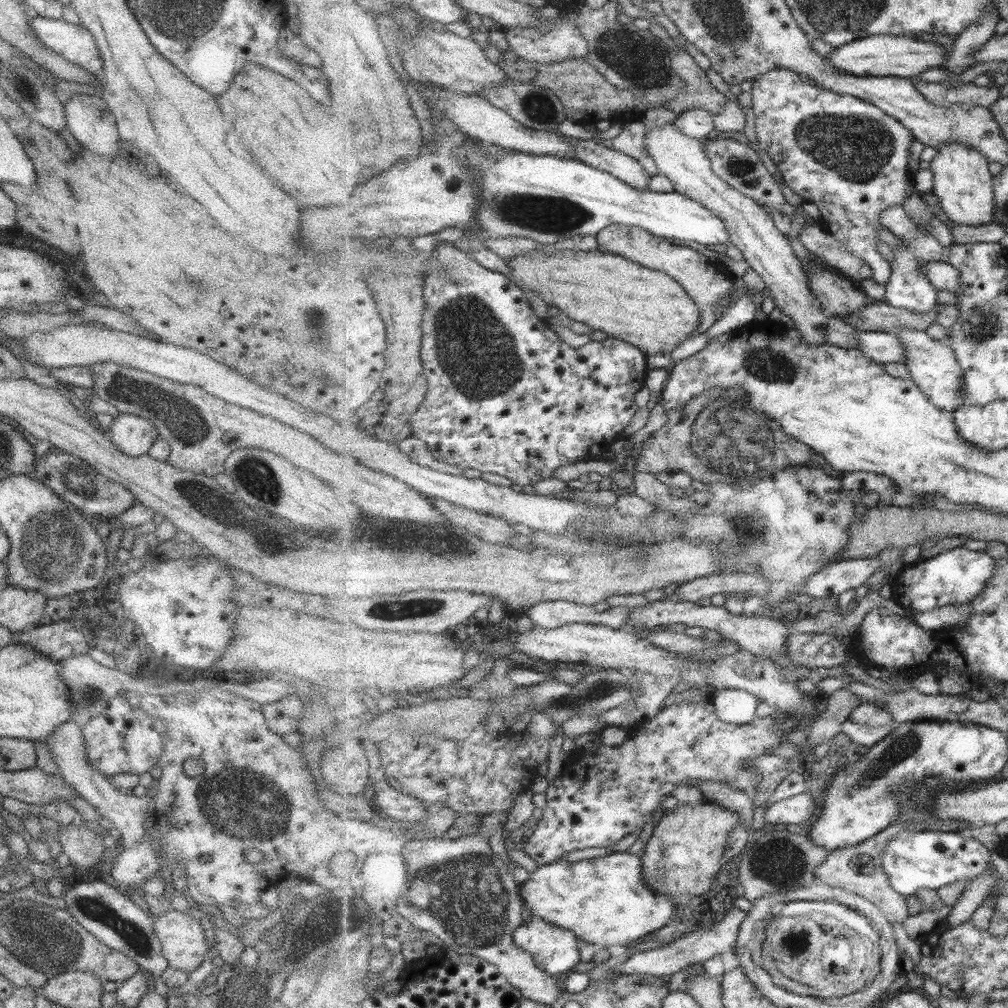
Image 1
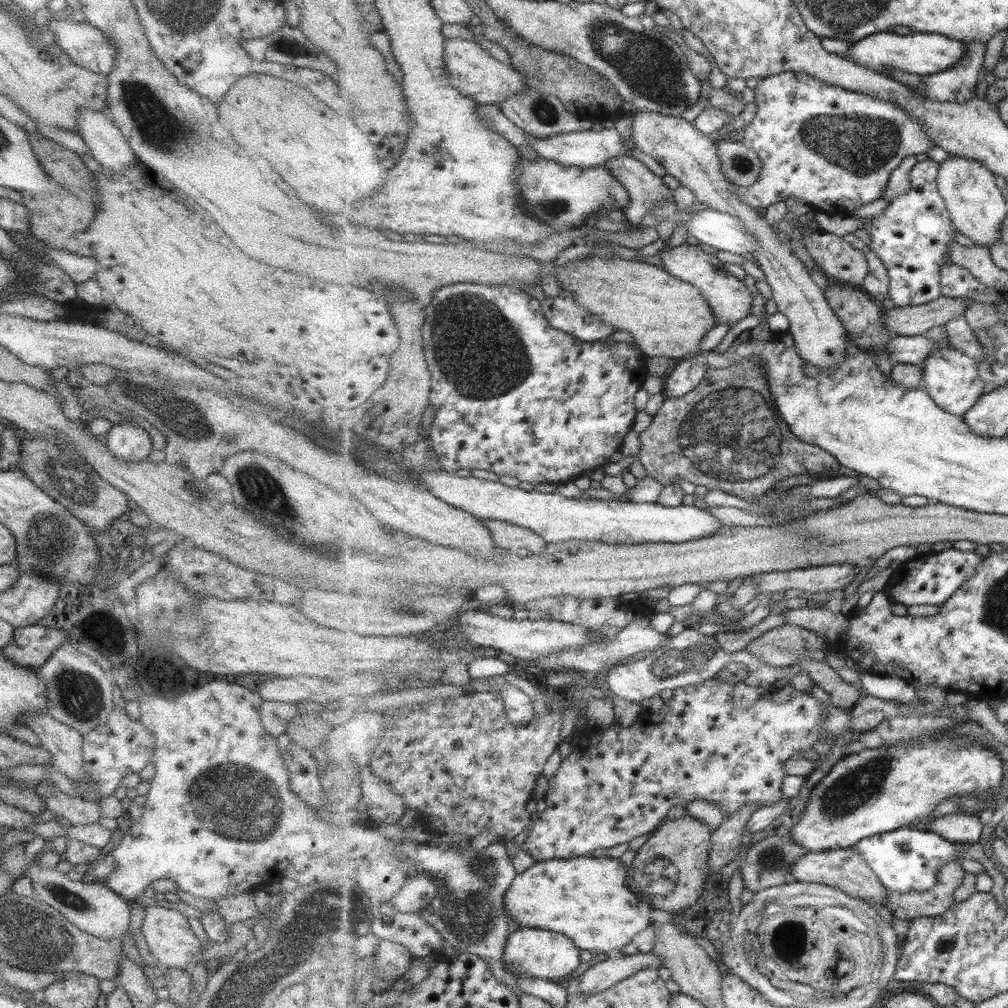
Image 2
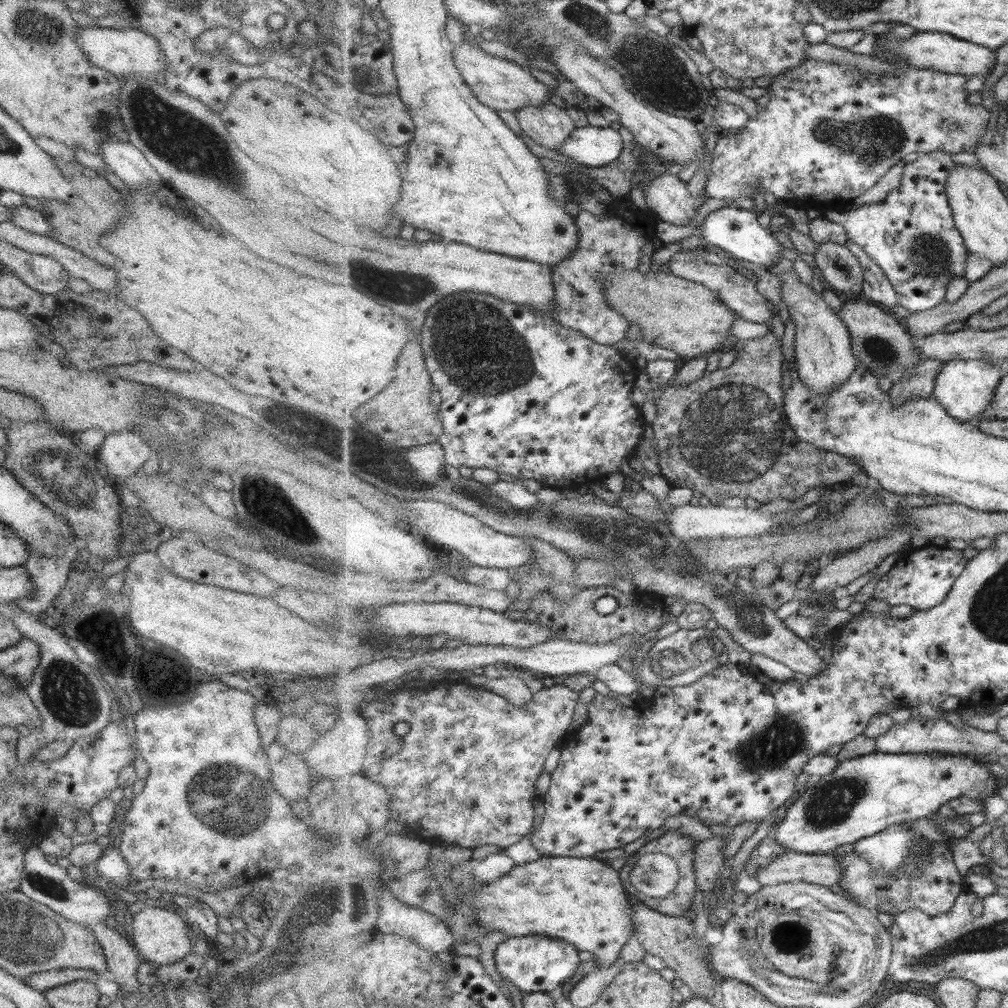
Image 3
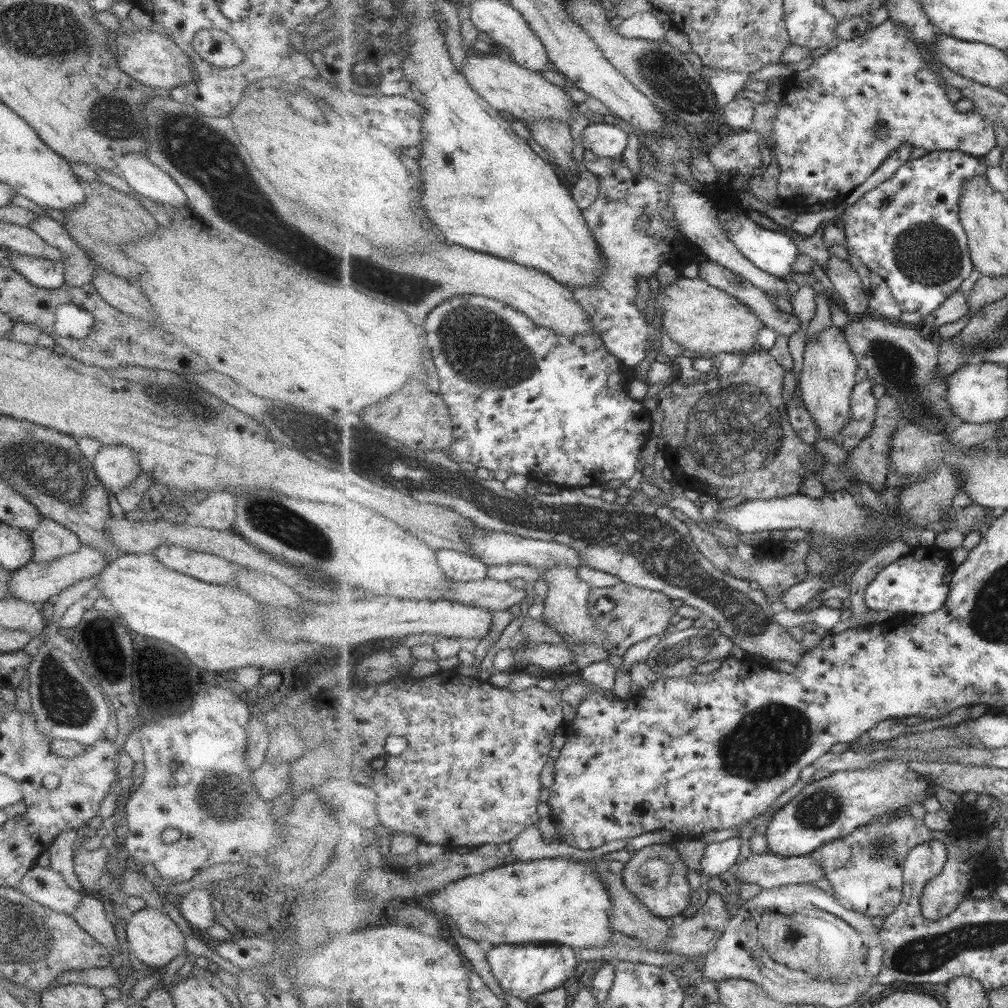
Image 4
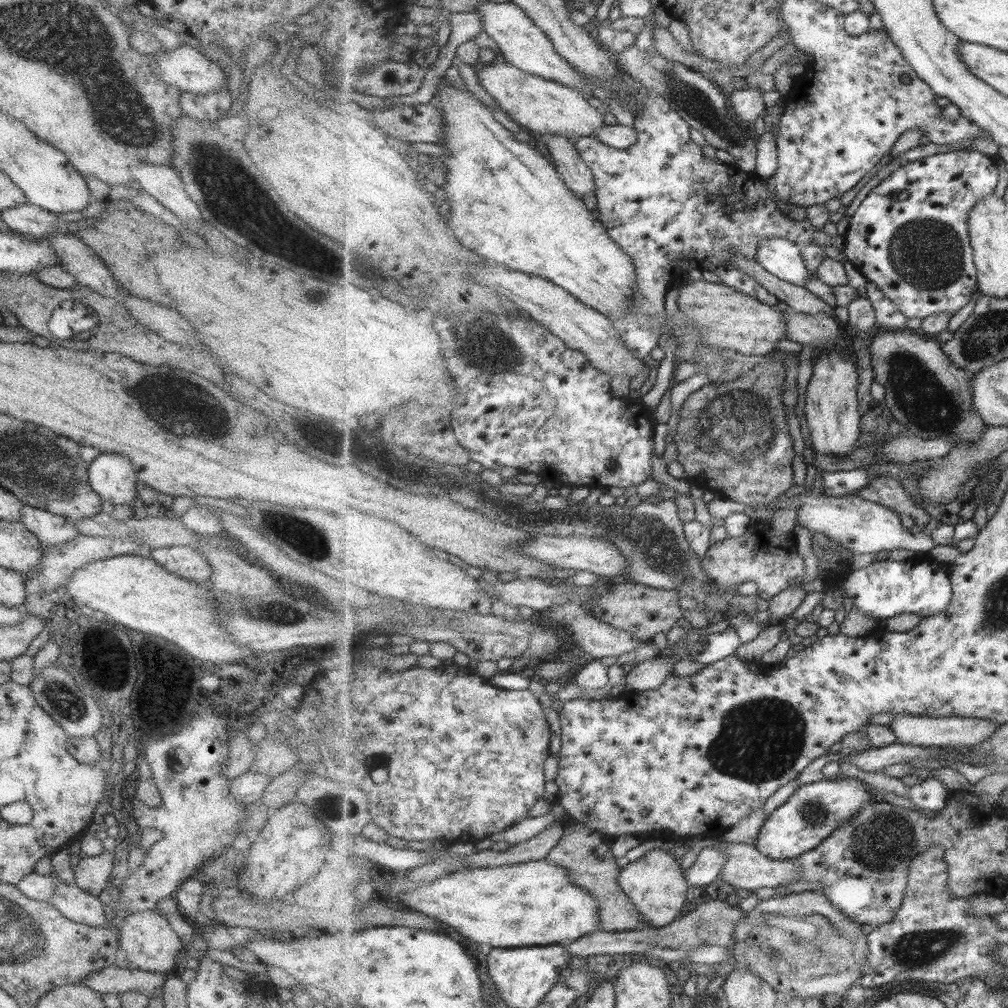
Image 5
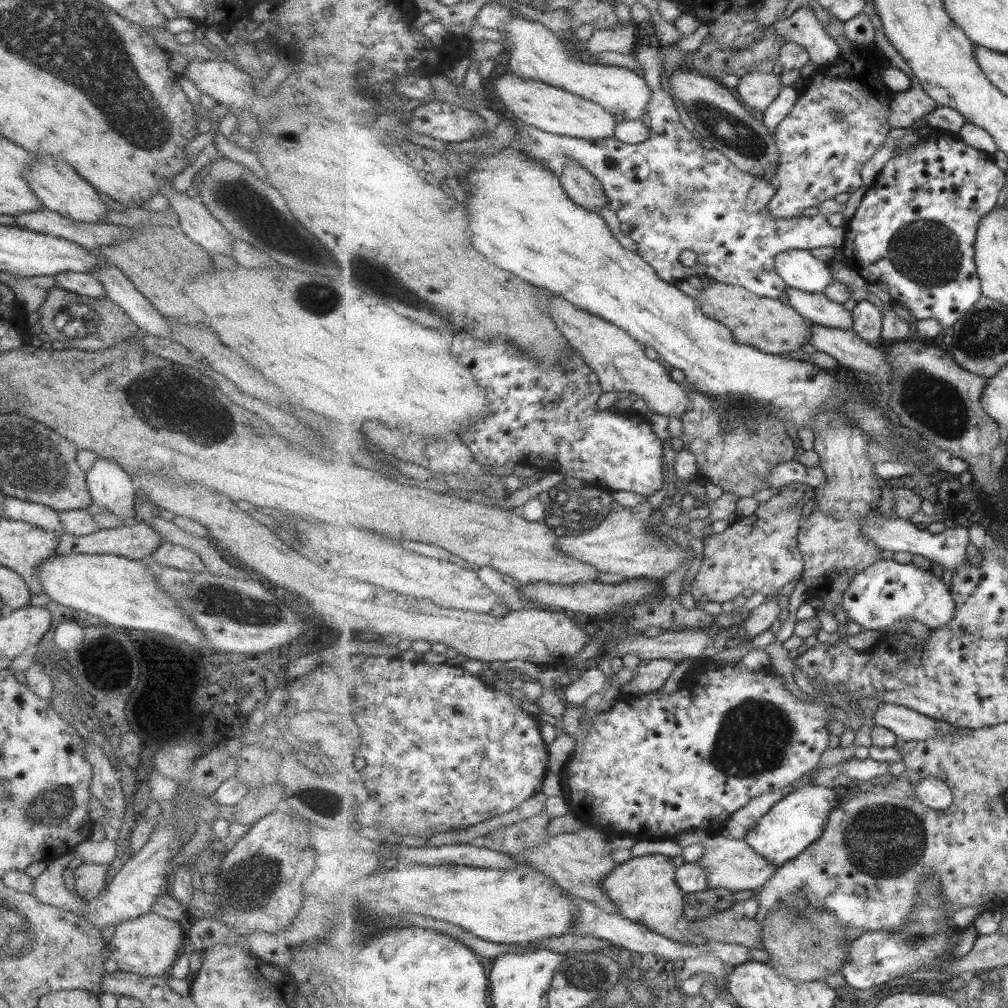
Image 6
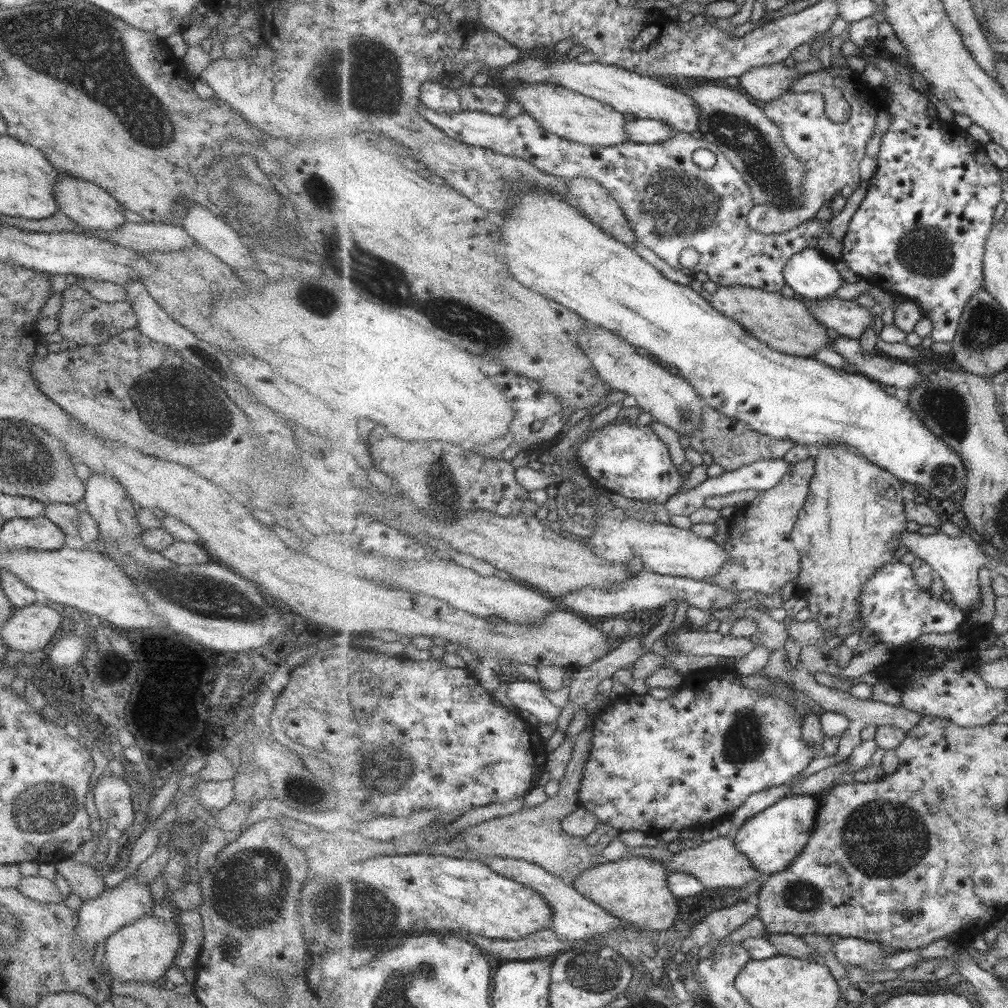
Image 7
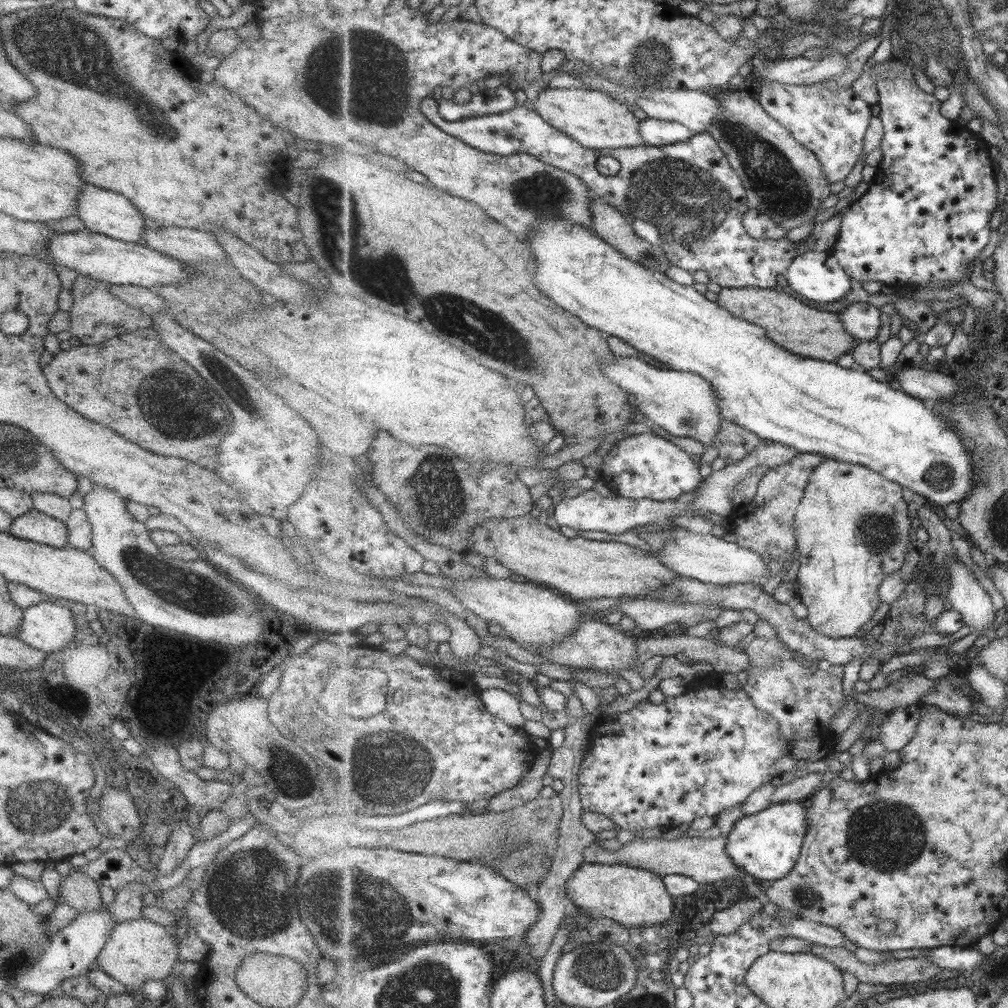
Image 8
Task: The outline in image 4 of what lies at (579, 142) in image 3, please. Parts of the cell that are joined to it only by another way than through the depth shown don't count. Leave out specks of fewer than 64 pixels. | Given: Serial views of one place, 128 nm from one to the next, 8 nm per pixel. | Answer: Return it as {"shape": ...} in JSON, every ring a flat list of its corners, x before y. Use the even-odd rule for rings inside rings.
{"shape":[[612,121,589,124,581,134,584,150,590,150,603,158,621,156,629,144,627,134]]}

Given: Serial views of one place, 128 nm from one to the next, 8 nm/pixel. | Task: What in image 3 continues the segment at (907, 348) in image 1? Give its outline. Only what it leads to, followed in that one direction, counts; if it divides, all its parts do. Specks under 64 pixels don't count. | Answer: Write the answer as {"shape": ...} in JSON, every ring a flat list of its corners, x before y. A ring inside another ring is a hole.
{"shape":[[984,358,951,360,941,367,939,374,936,374,937,382,935,382,932,398,938,401,956,420,977,423,991,406,1004,375,1000,368]]}

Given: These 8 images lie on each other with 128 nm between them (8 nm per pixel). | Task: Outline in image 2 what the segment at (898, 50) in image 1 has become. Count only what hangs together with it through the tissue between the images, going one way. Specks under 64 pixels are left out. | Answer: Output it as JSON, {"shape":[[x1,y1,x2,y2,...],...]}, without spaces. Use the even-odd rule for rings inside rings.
{"shape":[[889,31,872,34,860,42,853,43,848,54,851,61,875,72,907,72,923,77,949,70,956,62,963,60,965,52,967,51,962,41,947,38,943,34,913,32,901,35]]}

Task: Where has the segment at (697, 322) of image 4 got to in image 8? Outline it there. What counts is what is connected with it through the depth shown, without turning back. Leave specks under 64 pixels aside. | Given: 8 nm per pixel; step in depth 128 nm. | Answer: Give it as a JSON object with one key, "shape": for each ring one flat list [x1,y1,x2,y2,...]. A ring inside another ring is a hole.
{"shape":[[757,287,721,288,716,302,737,317,764,327,768,337,785,350,807,358,836,362,839,356,852,354,860,344,857,338,845,330,840,313,810,308,783,291]]}

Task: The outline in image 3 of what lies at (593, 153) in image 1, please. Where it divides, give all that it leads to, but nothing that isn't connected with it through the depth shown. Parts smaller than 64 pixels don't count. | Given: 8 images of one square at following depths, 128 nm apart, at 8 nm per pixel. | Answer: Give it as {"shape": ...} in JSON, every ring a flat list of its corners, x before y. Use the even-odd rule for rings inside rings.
{"shape":[[654,173,649,182,643,181,642,189,650,213,657,214,661,221,685,226,697,216,698,197,687,192,686,183,676,174]]}

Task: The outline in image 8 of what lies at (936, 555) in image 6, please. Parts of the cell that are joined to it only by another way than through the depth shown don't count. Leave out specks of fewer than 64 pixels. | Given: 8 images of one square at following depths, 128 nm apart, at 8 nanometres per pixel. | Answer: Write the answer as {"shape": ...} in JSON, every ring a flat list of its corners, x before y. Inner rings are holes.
{"shape":[[953,559,948,564,948,571,951,581,948,597,953,609,961,612,965,624,973,631,993,640,996,610,991,596,985,592,975,572,965,566,965,562]]}

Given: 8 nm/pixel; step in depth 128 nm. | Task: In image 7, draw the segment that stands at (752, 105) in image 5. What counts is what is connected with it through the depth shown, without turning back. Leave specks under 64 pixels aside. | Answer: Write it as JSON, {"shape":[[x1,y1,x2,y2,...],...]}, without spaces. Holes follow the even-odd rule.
{"shape":[[778,62,771,66,752,68,739,77,739,84,754,102,763,105,783,96,801,75,795,72,794,67]]}

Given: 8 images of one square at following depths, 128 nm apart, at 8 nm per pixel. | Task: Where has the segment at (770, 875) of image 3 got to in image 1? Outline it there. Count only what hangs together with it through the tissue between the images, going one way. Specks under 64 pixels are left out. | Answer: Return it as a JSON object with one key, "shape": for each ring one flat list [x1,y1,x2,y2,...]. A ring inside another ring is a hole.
{"shape":[[891,826,860,845,830,851,827,861,815,871,815,878,831,887,841,888,873,902,885,914,891,925,896,922,903,924,909,918,908,898,893,888,883,867,884,852,895,836,899,836,899,830,897,826]]}

